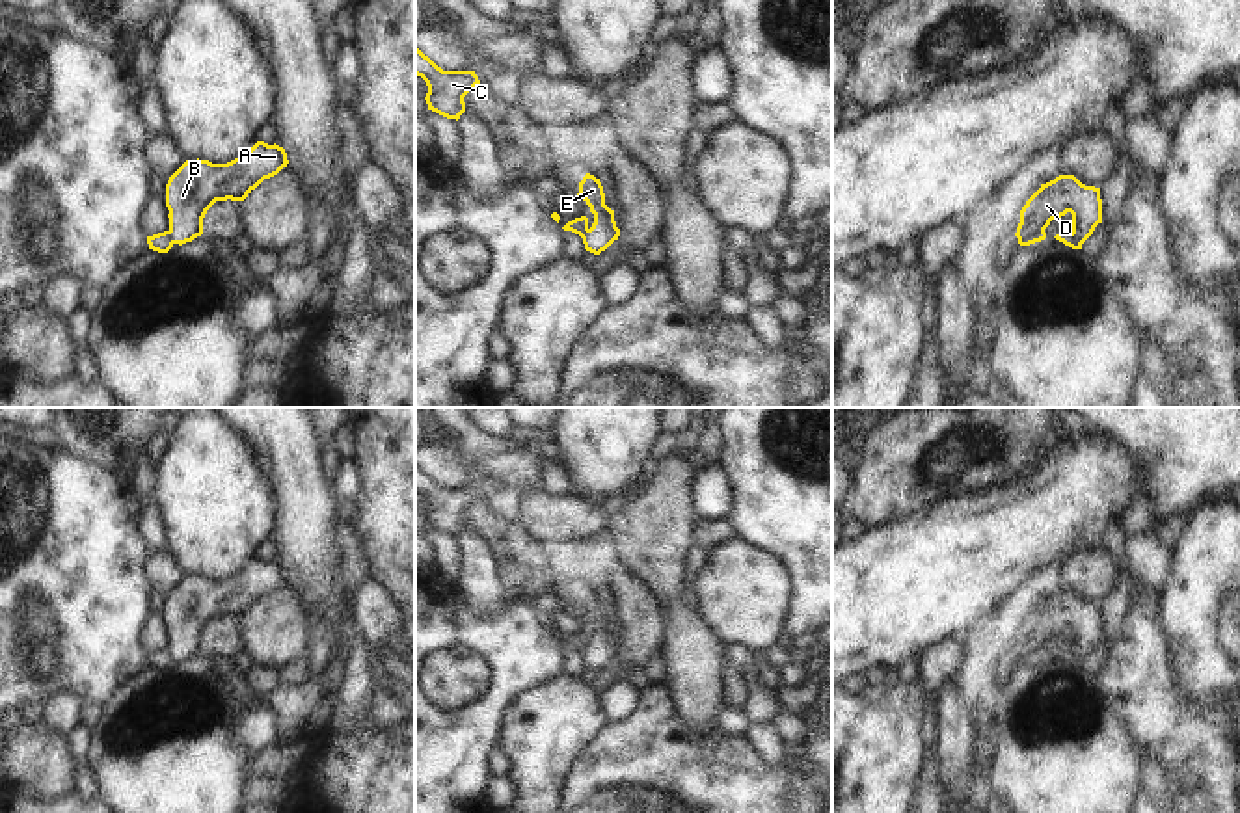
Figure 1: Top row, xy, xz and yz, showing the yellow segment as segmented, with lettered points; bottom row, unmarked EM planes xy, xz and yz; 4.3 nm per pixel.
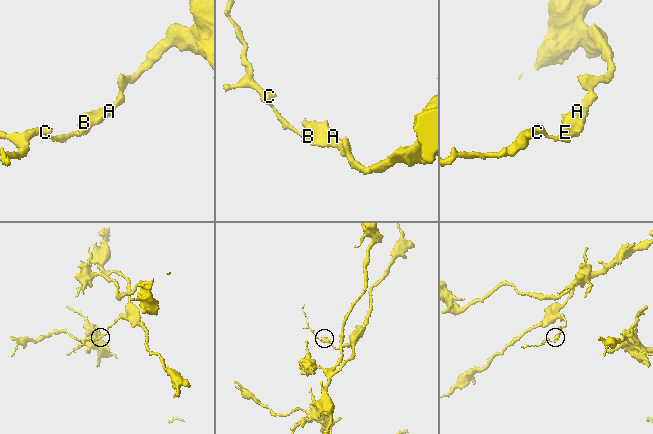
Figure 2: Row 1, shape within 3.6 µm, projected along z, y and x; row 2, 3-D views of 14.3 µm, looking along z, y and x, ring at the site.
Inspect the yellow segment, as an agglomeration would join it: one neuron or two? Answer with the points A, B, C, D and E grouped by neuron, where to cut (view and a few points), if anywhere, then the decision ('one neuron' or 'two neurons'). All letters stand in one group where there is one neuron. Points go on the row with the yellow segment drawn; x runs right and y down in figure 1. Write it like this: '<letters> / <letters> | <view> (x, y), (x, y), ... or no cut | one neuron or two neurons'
A B D E / C | xy (168, 231), (174, 242) | two neurons

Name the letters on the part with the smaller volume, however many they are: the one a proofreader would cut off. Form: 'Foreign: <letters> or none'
Foreign: C

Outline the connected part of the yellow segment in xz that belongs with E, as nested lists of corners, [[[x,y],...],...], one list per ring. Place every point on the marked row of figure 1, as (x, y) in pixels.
[[[586,173],[579,182],[577,195],[590,207],[590,212],[594,214],[594,223],[583,238],[585,249],[600,255],[620,236],[620,229],[614,221],[614,210],[605,205],[605,193],[600,179],[590,173]]]

